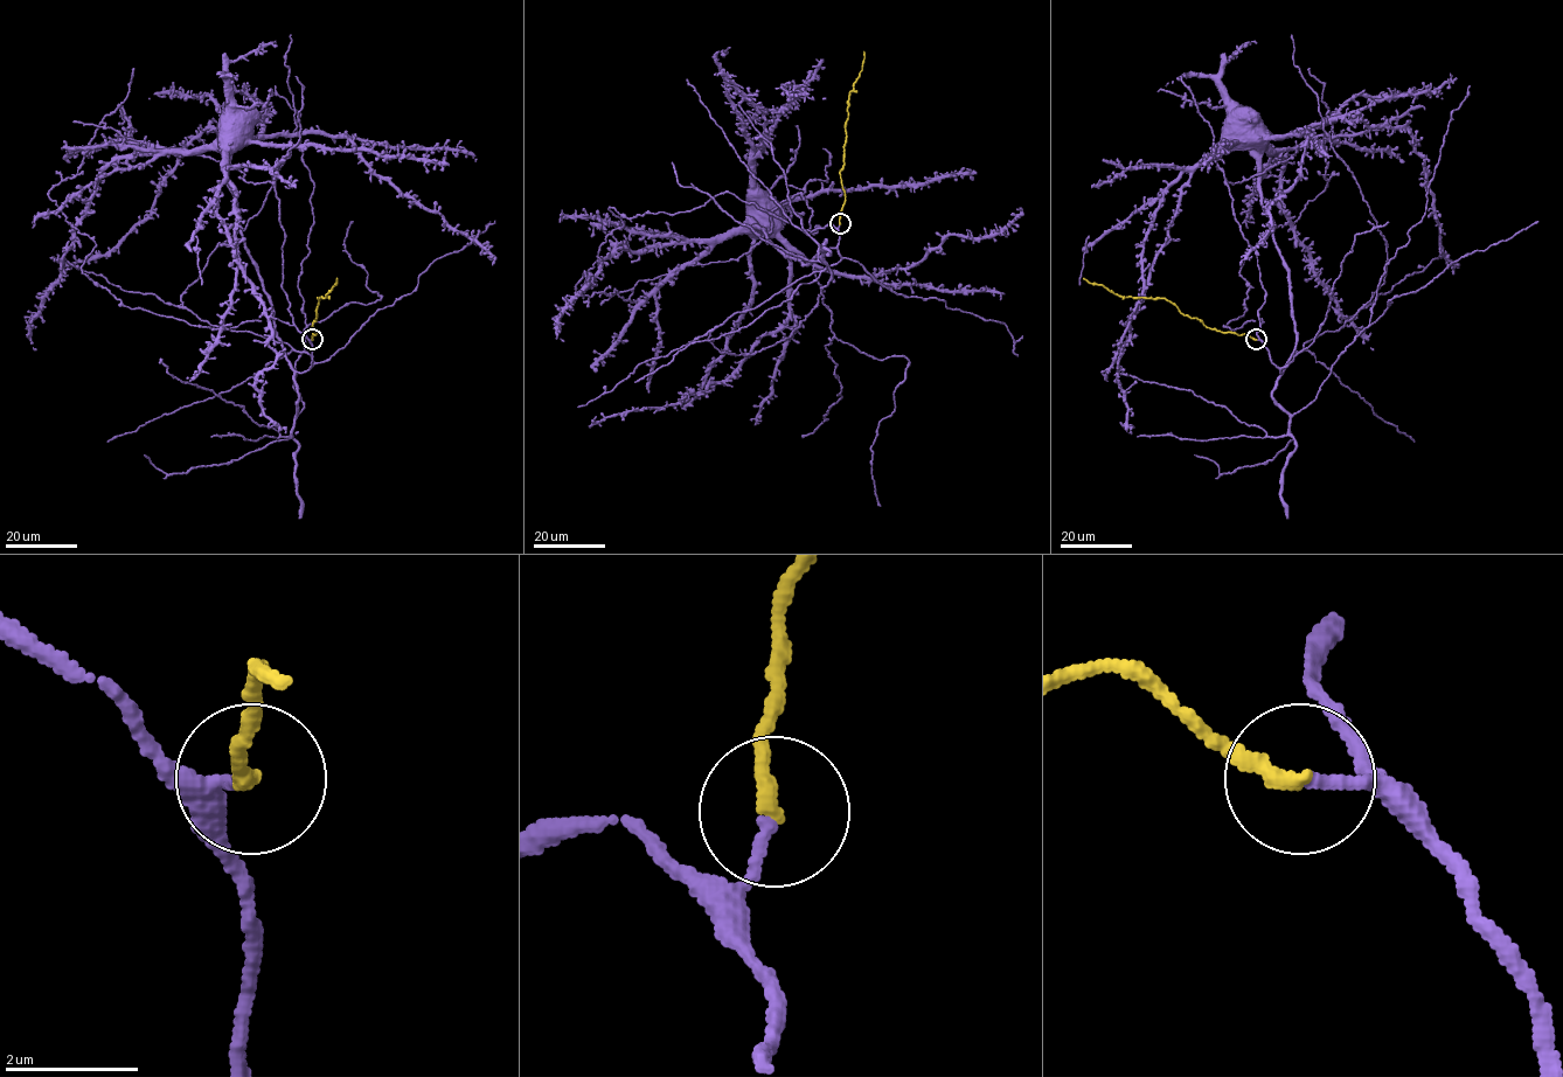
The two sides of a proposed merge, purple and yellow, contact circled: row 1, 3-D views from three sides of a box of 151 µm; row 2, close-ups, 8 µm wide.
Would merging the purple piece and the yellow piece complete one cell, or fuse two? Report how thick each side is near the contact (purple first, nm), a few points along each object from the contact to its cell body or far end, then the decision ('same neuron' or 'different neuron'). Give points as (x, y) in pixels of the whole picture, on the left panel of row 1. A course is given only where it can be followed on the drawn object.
calibres 190 and 240 nm; course purple (312, 339), (311, 366), (294, 370), (277, 335), (270, 296), (243, 238), (228, 168), (237, 144), (229, 137); course yellow (312, 339), (318, 332), (312, 322), (317, 318), (318, 298), (326, 296), (337, 278); same neuron

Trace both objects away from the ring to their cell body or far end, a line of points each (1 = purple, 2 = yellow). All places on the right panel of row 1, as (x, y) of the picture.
1: (1256, 339), (1282, 373), (1297, 339), (1287, 266), (1273, 238), (1273, 220), (1262, 203), (1252, 137)
2: (1256, 339), (1209, 328), (1196, 318), (1183, 315), (1164, 298), (1119, 296), (1084, 278)

